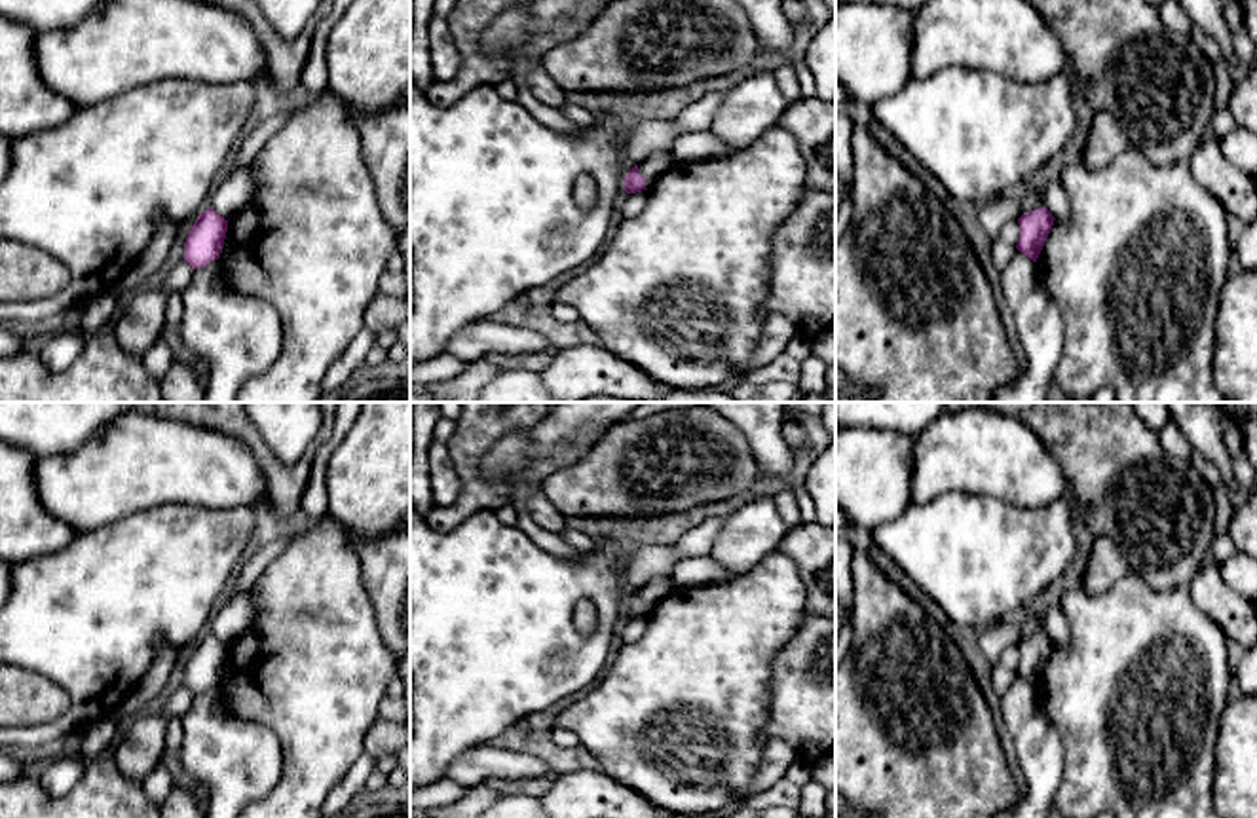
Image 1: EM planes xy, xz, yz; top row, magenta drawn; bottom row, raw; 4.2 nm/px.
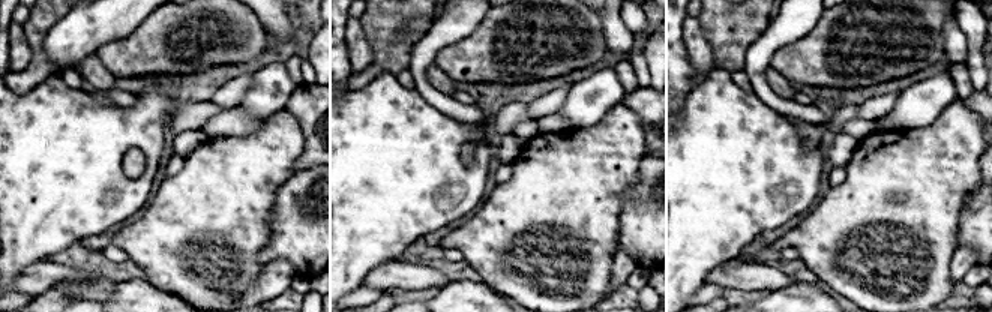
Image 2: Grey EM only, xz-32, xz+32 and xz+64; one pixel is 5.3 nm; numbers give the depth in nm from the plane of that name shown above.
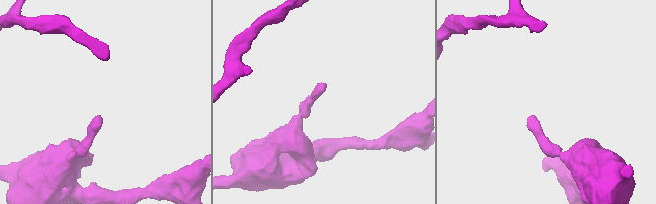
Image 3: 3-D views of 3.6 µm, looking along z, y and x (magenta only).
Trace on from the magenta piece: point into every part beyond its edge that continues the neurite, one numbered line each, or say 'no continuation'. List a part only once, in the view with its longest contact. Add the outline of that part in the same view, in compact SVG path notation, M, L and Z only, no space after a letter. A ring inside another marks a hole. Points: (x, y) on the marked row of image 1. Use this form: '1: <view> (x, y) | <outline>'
no continuation

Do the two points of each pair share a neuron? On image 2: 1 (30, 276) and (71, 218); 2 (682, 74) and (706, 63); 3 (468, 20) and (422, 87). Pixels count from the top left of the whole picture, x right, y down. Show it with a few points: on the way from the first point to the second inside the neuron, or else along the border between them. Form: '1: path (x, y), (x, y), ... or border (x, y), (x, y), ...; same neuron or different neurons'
1: border (45, 258), (30, 263), (15, 278); different neurons
2: border (682, 35), (689, 62), (701, 74); different neurons
3: path (449, 29), (420, 57), (420, 68); same neuron

